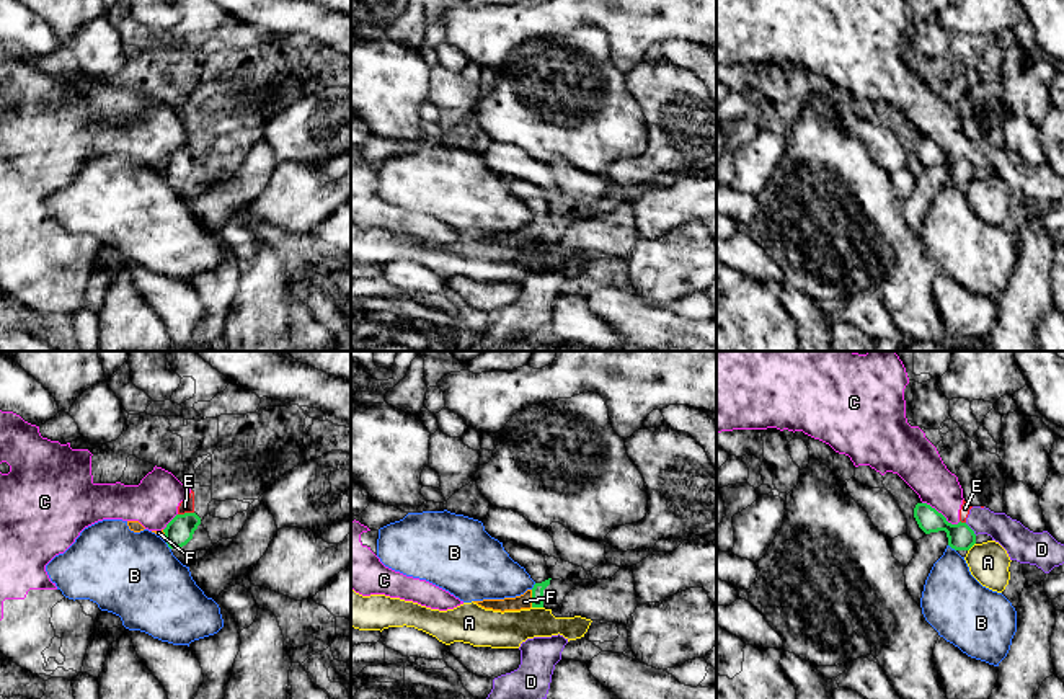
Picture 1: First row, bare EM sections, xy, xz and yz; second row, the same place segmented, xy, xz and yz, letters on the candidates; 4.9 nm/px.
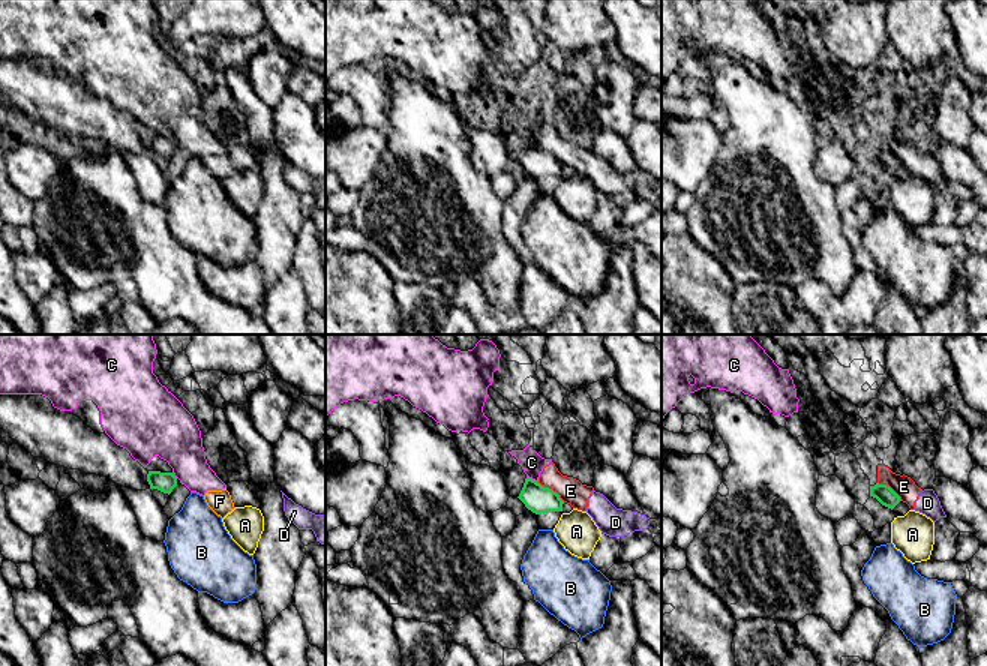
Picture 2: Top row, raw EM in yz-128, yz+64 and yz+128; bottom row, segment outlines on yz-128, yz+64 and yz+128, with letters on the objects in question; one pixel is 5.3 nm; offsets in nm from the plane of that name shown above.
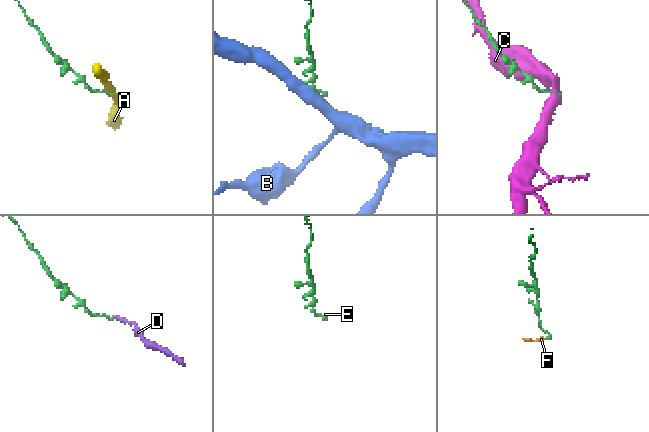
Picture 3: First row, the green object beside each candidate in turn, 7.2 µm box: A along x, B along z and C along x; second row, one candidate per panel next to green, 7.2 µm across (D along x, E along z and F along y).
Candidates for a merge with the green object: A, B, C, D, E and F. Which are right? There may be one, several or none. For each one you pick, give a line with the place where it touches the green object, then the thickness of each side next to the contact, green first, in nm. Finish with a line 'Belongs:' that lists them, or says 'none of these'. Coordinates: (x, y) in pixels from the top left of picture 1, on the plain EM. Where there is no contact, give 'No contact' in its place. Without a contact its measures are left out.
F: Touches green at xz (532, 232). Thickness 60 nm (green) against 80 nm
Belongs: F

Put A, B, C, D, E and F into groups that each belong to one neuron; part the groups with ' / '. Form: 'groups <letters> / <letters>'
groups A / B / C D E / F

